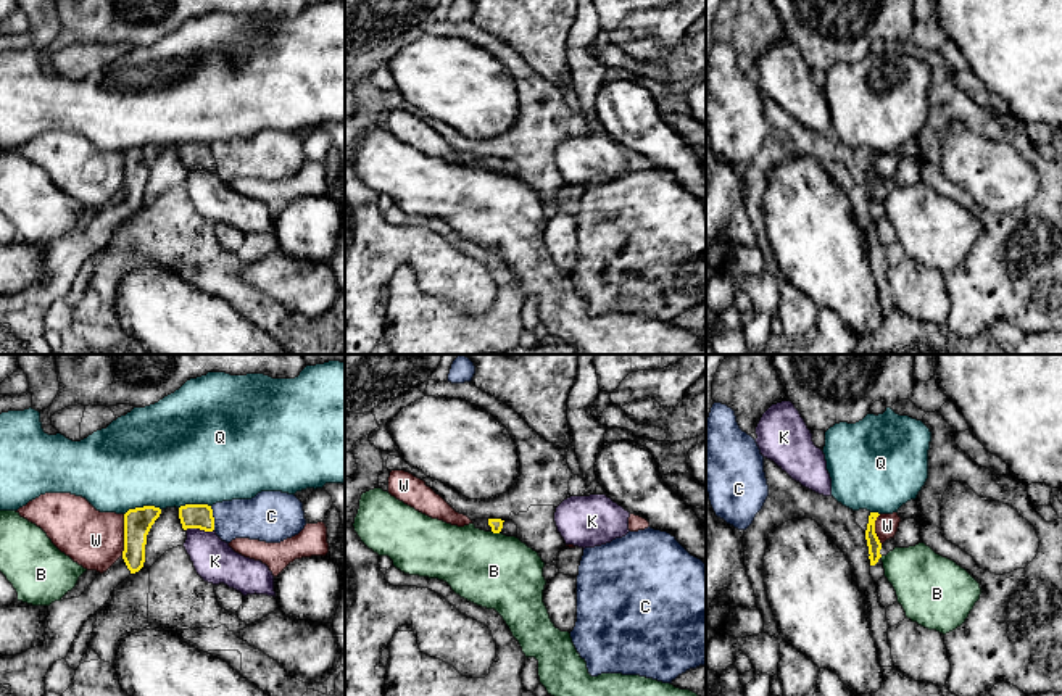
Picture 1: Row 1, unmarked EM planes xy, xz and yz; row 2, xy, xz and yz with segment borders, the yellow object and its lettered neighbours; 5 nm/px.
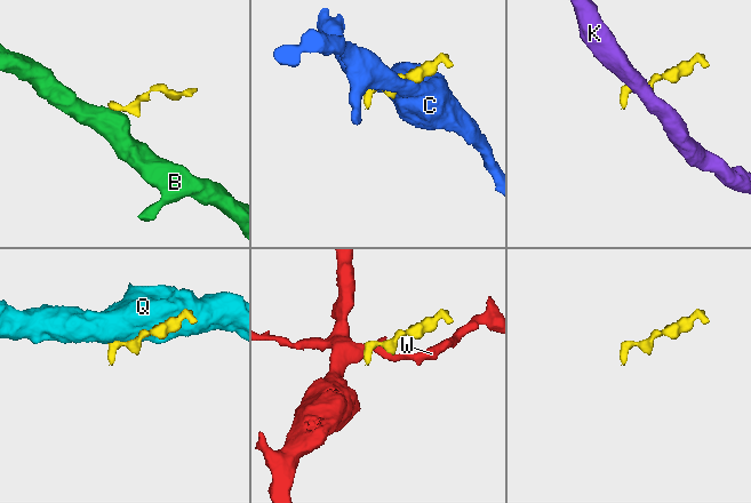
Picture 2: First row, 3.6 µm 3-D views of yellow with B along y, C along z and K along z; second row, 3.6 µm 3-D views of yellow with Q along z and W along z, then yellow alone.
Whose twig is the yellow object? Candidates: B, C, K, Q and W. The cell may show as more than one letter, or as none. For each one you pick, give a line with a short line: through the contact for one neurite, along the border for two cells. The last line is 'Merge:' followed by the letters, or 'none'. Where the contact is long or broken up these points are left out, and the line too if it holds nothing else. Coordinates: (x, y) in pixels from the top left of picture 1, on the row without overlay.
Merge: none

